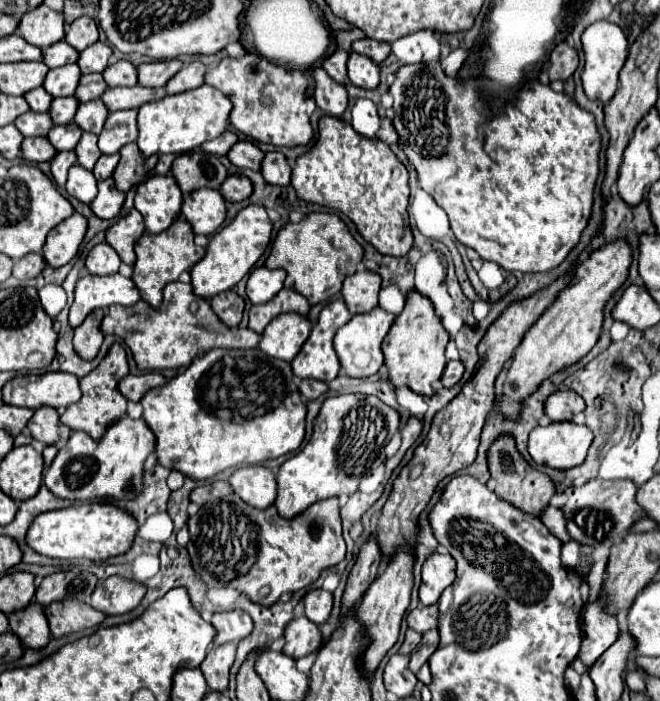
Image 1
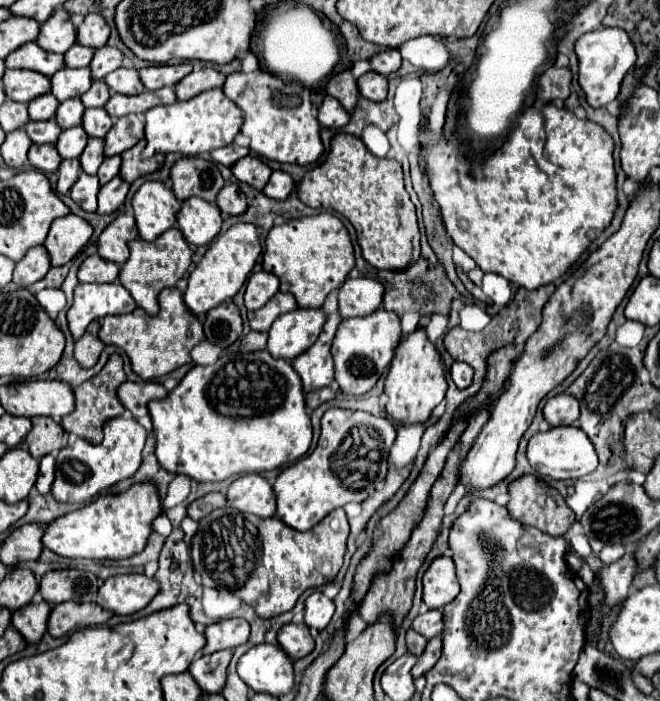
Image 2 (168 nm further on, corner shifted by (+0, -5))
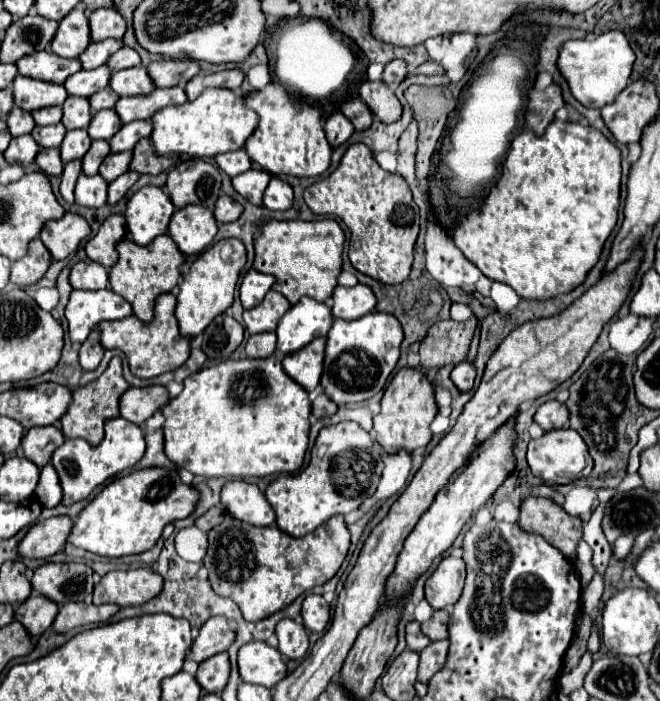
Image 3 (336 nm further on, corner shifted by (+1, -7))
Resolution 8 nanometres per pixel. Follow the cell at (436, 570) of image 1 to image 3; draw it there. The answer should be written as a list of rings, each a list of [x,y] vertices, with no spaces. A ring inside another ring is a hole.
[[[444,557],[426,581],[426,601],[432,609],[450,609],[462,595],[462,585],[464,561],[458,557]]]

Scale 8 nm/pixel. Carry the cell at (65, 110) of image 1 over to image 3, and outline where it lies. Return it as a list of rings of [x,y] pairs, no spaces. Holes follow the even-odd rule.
[[[68,97],[62,105],[64,115],[62,115],[62,125],[66,129],[86,129],[90,119],[92,119],[92,111],[90,105],[84,97]]]

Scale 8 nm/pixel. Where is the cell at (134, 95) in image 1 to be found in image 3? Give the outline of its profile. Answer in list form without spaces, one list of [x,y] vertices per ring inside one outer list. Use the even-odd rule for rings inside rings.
[[[168,87],[168,89],[154,89],[150,95],[144,97],[120,97],[114,111],[118,113],[122,123],[130,123],[136,119],[148,119],[162,107],[182,105],[182,103],[186,103],[184,89]]]

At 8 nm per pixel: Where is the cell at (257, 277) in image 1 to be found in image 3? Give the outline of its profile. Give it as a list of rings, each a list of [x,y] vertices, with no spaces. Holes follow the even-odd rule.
[[[250,269],[240,285],[240,299],[242,299],[242,307],[244,309],[252,309],[252,305],[258,305],[264,295],[272,289],[274,285],[274,277],[260,273],[256,269]]]

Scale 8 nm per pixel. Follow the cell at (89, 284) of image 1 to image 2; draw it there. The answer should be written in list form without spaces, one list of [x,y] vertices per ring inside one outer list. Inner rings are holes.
[[[79,283],[75,287],[73,305],[67,311],[69,331],[73,339],[79,339],[87,325],[105,315],[123,315],[135,309],[135,301],[129,291],[119,283]]]

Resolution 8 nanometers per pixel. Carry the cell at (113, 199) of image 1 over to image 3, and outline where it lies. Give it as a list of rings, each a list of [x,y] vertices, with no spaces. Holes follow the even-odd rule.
[[[126,171],[124,175],[120,175],[118,179],[114,179],[110,185],[108,185],[108,205],[116,205],[124,195],[126,191],[138,181],[138,173],[134,171]]]

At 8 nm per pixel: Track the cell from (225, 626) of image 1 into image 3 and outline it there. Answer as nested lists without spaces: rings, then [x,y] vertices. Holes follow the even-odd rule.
[[[212,617],[202,627],[194,645],[188,653],[188,659],[202,663],[204,659],[226,651],[236,641],[236,631],[230,629],[226,617]]]

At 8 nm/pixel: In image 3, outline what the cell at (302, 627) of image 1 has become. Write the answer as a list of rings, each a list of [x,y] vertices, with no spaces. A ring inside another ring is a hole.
[[[282,619],[276,625],[278,651],[286,659],[302,659],[308,651],[308,633],[306,627],[296,619]]]

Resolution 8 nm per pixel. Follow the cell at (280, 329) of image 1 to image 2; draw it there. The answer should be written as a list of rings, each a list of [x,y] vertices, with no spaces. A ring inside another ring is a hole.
[[[297,307],[289,313],[283,313],[269,329],[267,351],[273,357],[281,357],[287,361],[295,359],[315,343],[325,321],[327,315],[323,313],[323,309]]]

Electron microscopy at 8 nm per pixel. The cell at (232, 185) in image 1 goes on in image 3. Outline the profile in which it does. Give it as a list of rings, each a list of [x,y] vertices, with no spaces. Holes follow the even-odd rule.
[[[222,195],[218,201],[216,201],[216,209],[214,209],[214,217],[218,223],[232,223],[236,221],[240,215],[242,215],[242,205],[238,201],[234,201],[232,197],[228,195]]]

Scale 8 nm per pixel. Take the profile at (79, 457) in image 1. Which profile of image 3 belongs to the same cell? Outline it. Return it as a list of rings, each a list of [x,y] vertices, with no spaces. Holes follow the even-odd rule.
[[[122,417],[106,421],[106,437],[98,447],[88,445],[88,441],[84,441],[84,439],[66,439],[64,445],[60,449],[56,449],[56,453],[52,455],[52,465],[58,471],[60,485],[64,491],[62,503],[72,505],[76,501],[82,501],[106,479],[114,477],[126,469],[132,469],[142,459],[144,449],[146,449],[146,445],[144,445],[140,427]]]

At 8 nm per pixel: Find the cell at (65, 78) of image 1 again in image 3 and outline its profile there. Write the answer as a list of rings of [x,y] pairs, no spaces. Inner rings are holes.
[[[102,65],[102,67],[96,67],[96,69],[90,69],[90,71],[78,71],[74,75],[70,75],[64,83],[68,95],[78,95],[78,97],[90,97],[92,93],[96,93],[98,89],[104,89],[110,81],[110,75],[112,71]]]

